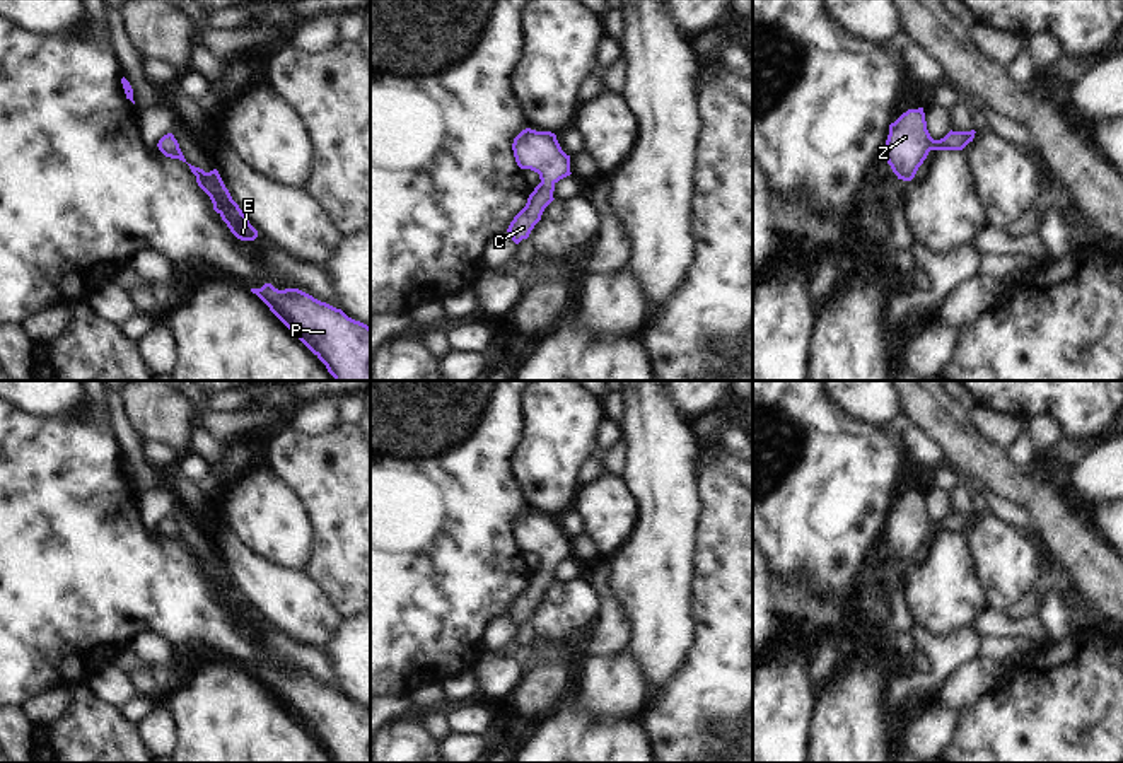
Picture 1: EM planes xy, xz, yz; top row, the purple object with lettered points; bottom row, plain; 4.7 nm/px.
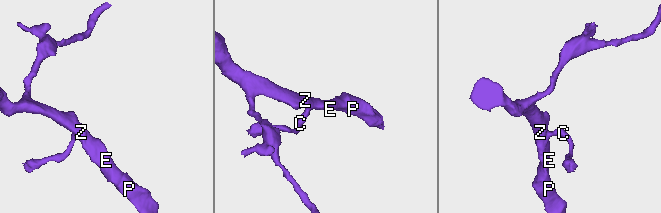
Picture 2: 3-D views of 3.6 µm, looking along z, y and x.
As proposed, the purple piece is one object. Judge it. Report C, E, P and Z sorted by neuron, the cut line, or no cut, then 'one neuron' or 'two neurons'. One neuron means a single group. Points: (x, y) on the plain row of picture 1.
groups C E P Z; cut none; one neuron

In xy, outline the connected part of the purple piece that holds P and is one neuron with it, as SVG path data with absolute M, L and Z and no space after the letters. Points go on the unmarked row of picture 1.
M265 666L251 674L326 748L335 763L370 763L370 710L367 707L299 671L278 673Z

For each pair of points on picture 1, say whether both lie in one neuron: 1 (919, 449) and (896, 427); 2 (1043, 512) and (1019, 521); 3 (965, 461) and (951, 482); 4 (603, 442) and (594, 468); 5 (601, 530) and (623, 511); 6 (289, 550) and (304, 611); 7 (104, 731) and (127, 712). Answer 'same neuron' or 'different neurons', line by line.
1: same neuron
2: different neurons
3: different neurons
4: same neuron
5: same neuron
6: different neurons
7: different neurons

